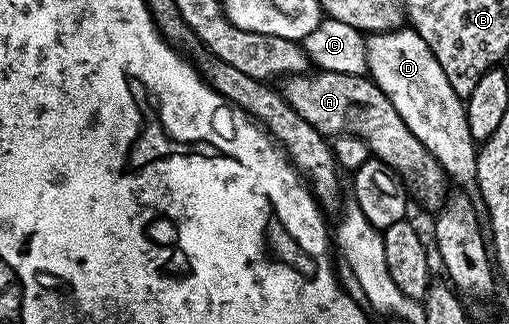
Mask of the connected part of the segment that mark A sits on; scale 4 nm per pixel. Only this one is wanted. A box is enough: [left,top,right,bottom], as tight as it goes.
[281,71,449,210]

